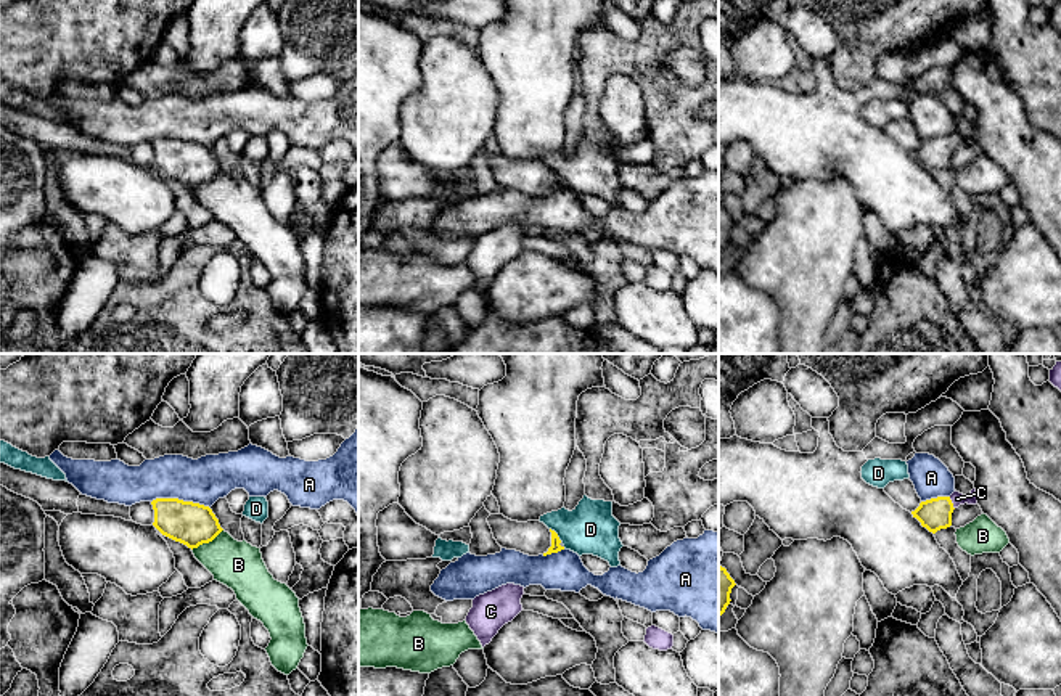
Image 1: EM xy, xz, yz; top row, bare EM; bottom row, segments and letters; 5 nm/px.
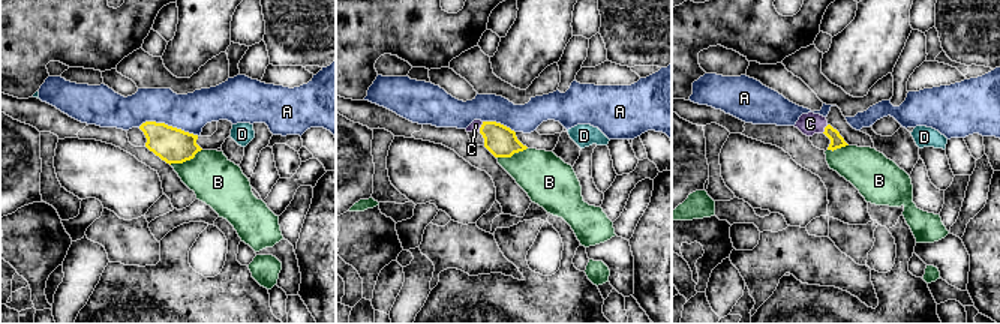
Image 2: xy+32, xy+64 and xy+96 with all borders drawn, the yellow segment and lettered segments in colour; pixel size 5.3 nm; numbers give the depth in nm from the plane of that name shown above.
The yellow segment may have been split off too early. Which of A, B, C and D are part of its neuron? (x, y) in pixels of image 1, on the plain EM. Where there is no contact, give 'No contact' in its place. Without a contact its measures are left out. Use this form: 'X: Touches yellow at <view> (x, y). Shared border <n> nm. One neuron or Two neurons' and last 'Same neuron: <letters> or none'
A: Touches yellow at xy (180, 140). Shared border 300 nm. Two neurons
B: Touches yellow at xy (206, 182). Shared border 190 nm. Two neurons
C: Touches yellow at yz (952, 143). Shared border 70 nm. One neuron
D: Touches yellow at xz (557, 174). Shared border 90 nm. Two neurons
Same neuron: C

